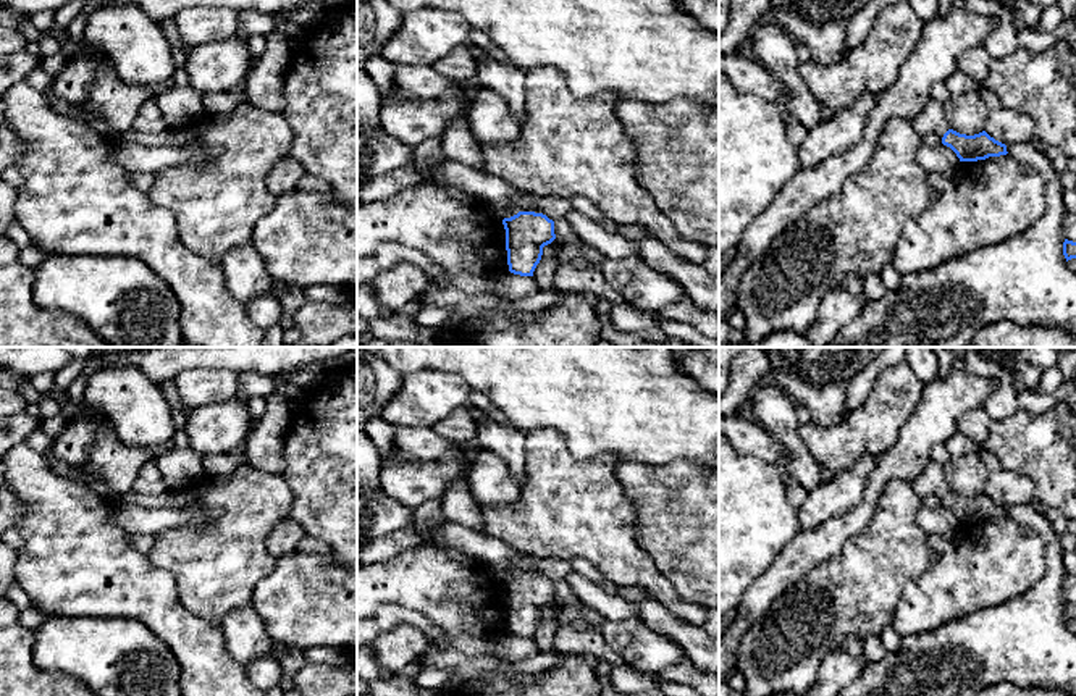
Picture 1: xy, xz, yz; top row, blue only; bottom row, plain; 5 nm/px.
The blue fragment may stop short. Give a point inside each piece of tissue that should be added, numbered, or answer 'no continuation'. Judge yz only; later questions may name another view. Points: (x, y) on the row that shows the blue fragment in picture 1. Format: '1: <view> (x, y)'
1: yz (931, 121)

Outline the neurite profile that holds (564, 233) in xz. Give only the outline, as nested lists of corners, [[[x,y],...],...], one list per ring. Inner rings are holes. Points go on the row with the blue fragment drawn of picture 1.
[[[567,220],[554,221],[554,234],[559,245],[564,245],[567,242],[582,242],[582,239],[578,237],[578,234],[574,231]]]

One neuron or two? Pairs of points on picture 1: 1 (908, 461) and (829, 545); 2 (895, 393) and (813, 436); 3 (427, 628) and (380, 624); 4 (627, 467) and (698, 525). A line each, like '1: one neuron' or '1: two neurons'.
1: one neuron
2: one neuron
3: one neuron
4: one neuron

